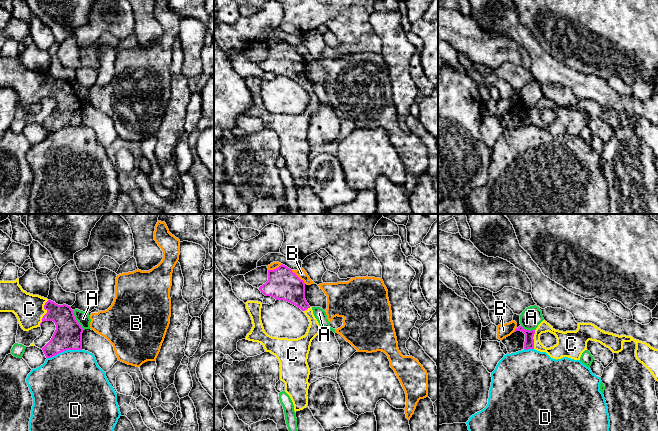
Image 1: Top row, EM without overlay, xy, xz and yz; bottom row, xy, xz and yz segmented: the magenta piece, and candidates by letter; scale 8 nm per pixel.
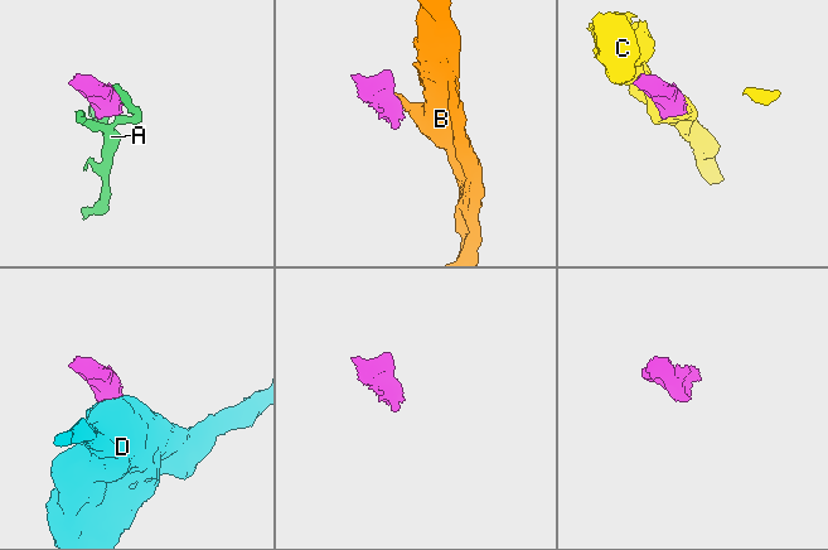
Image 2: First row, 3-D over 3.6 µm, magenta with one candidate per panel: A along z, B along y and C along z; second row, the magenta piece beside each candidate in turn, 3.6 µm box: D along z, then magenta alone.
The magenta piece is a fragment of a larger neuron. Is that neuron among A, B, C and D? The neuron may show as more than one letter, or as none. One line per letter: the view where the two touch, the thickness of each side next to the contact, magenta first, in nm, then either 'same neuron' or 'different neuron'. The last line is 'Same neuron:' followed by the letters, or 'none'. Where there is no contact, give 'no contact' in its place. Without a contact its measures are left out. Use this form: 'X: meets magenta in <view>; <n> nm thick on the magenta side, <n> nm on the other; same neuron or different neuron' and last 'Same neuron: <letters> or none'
A: meets magenta in xy; 220 nm thick on the magenta side, 110 nm on the other; different neuron
B: meets magenta in xz; 240 nm thick on the magenta side, 80 nm on the other; different neuron
C: meets magenta in xy; 220 nm thick on the magenta side, 240 nm on the other; same neuron
D: meets magenta in xy; 220 nm thick on the magenta side, 480 nm on the other; different neuron
Same neuron: C

